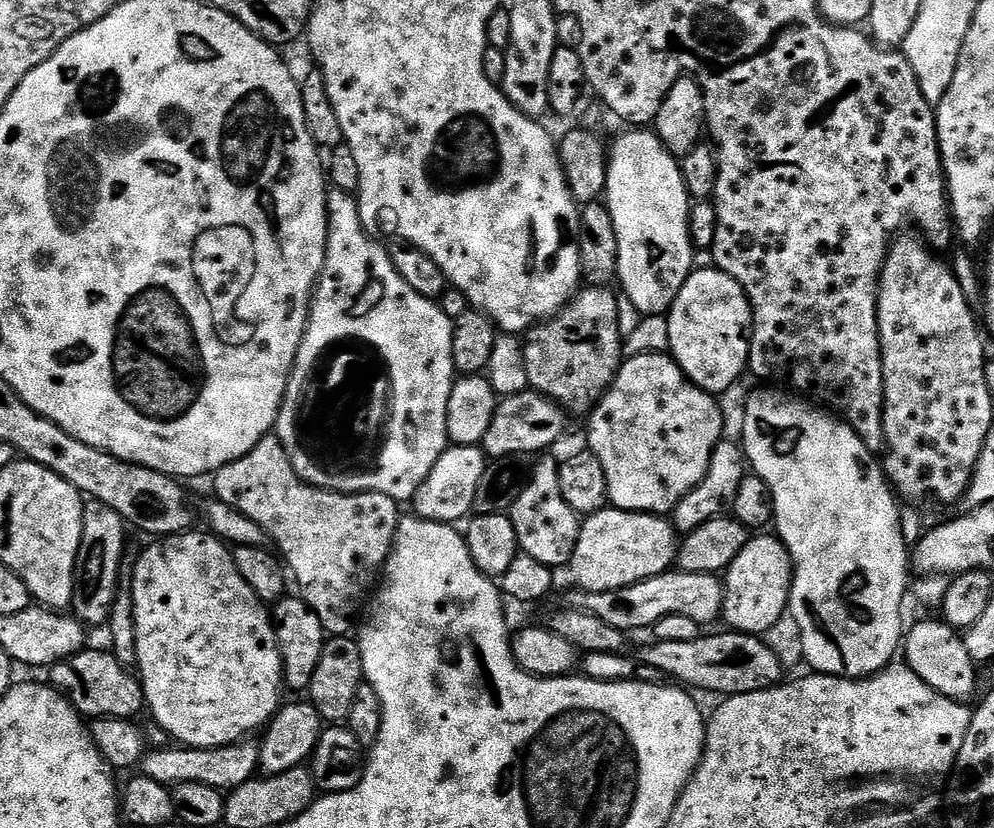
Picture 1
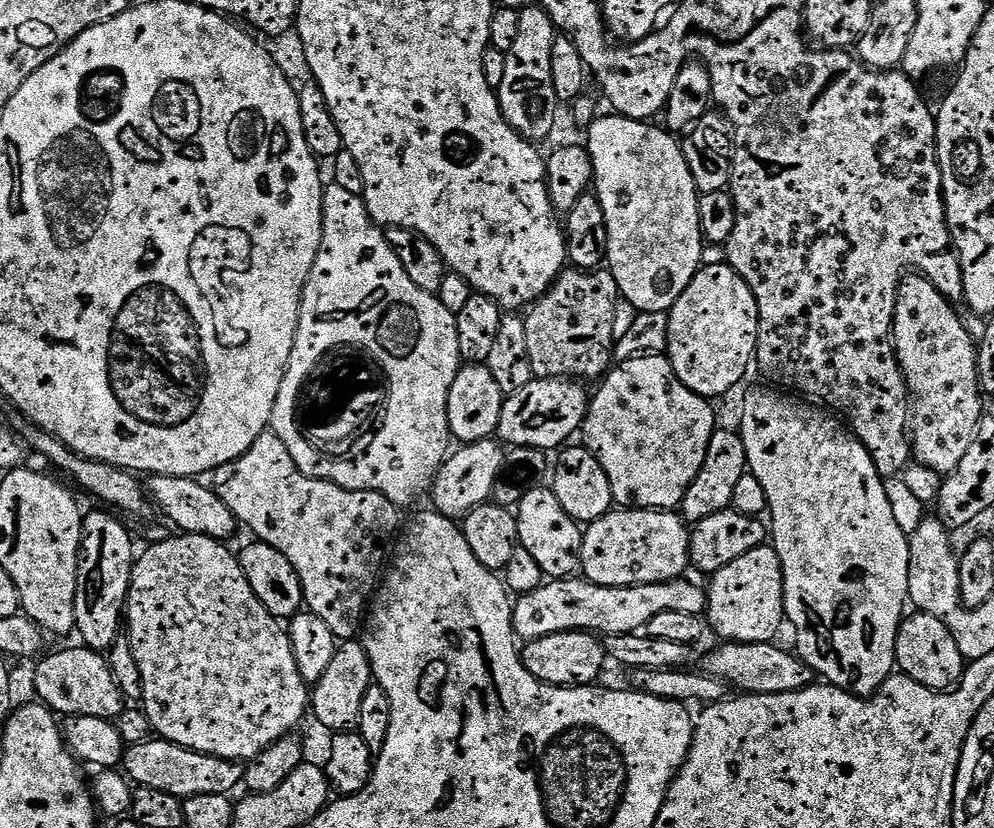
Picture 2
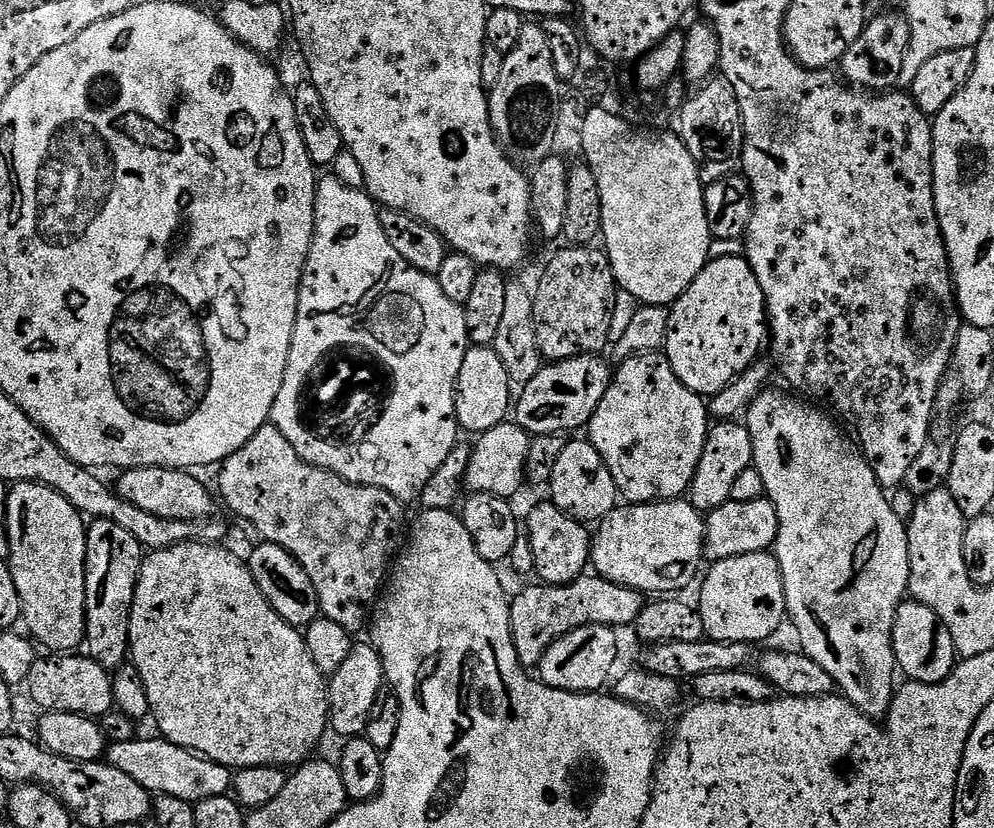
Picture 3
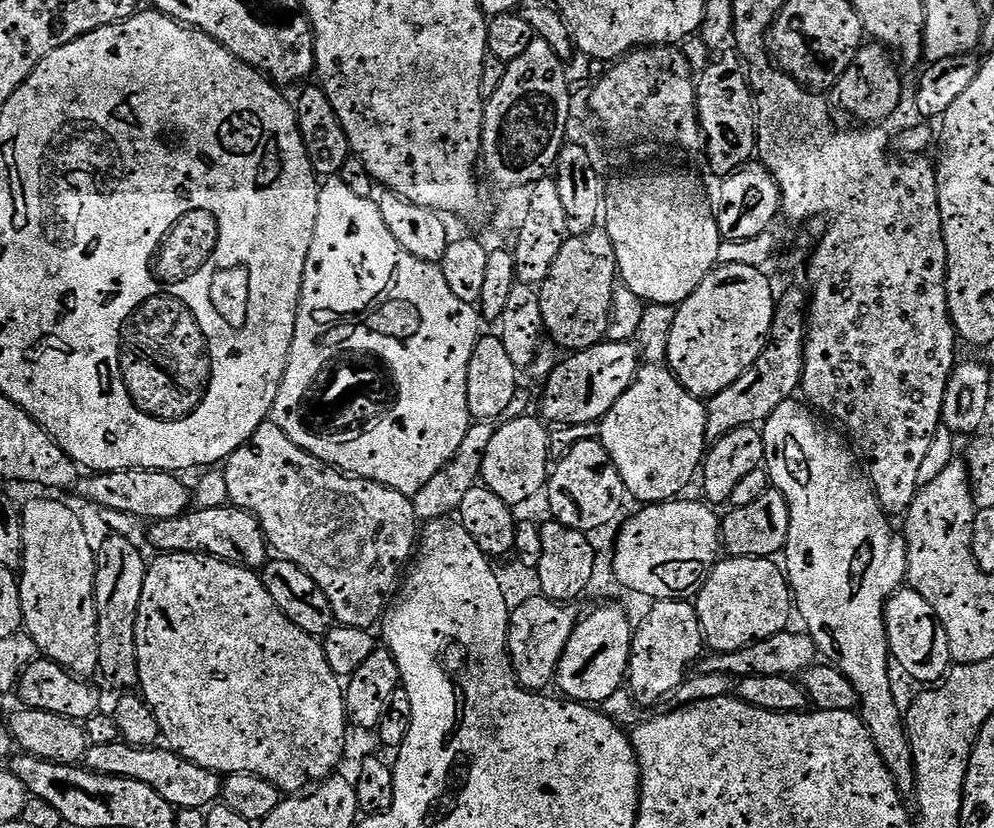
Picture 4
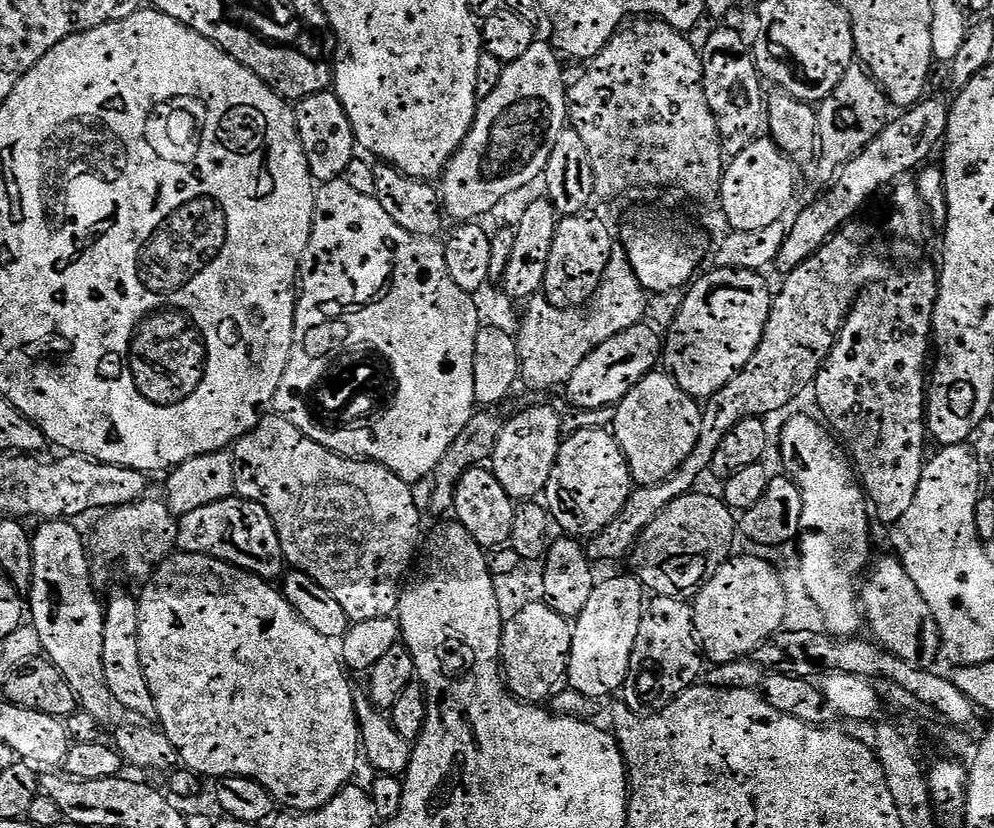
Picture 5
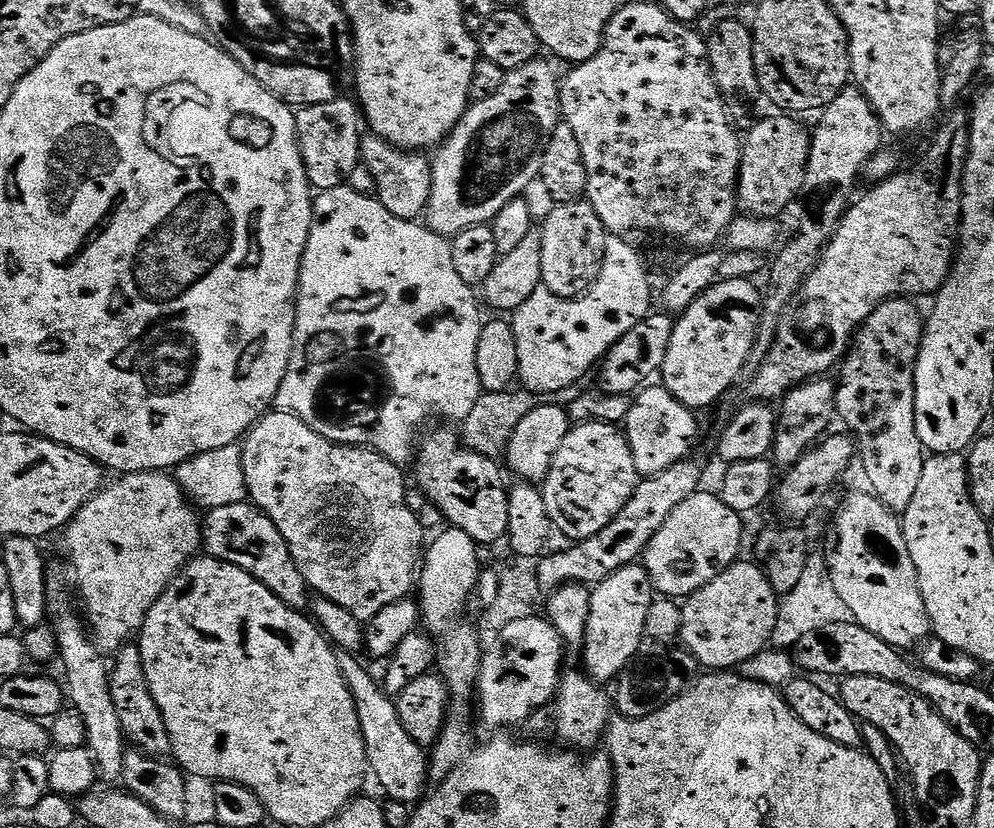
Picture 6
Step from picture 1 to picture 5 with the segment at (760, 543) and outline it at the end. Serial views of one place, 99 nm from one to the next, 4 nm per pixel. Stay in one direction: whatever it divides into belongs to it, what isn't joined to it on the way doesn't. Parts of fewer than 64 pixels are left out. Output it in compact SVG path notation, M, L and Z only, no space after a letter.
M733 555L695 593L691 605L703 655L712 659L713 665L751 657L785 627L784 615L790 612L788 598L789 593L784 592L784 584L770 561L760 556Z

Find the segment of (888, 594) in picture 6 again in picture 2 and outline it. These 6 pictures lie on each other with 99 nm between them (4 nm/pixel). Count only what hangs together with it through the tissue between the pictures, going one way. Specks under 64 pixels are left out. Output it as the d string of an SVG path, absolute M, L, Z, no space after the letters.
M916 612L901 623L896 635L896 668L903 675L936 692L943 692L960 683L965 667L965 658L954 643L950 630L938 618Z

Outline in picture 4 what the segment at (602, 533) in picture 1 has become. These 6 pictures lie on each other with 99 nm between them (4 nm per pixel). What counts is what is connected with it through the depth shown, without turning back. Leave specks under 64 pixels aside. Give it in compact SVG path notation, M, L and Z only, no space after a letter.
M684 499L666 500L662 504L641 507L641 512L634 513L621 526L620 533L616 536L616 549L612 552L612 572L616 575L617 582L640 596L649 596L649 601L652 602L678 600L687 597L687 592L695 593L708 579L709 572L716 567L722 556L721 517L716 517L712 513L715 511L699 499Z

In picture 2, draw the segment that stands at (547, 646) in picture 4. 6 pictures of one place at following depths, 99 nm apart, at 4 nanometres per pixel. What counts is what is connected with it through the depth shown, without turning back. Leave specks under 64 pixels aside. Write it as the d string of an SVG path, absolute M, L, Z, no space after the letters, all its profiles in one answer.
M552 578L532 593L521 595L512 606L512 628L521 641L546 638L559 632L587 630L593 634L621 636L647 629L652 618L667 611L700 616L696 611L699 583L688 578L629 588L598 586L583 578Z

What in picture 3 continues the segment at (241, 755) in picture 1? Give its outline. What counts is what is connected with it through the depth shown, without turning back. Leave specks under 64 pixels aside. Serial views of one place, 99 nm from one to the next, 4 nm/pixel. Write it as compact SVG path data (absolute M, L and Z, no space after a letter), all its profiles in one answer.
M120 740L106 752L107 763L122 770L122 774L134 778L138 786L159 796L184 799L192 805L198 805L206 798L227 796L232 792L233 769L225 764L198 756L188 748L171 744L169 740Z

